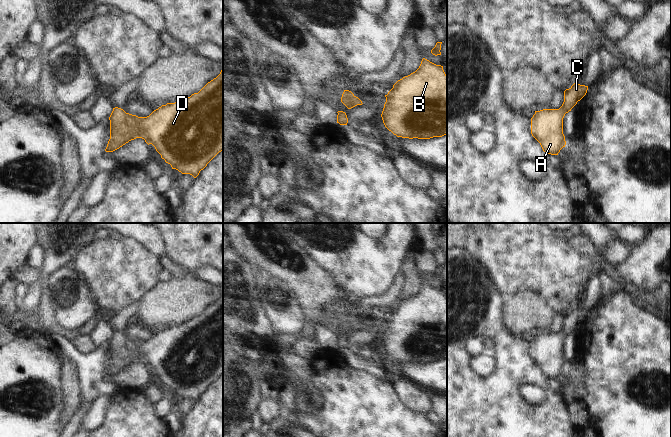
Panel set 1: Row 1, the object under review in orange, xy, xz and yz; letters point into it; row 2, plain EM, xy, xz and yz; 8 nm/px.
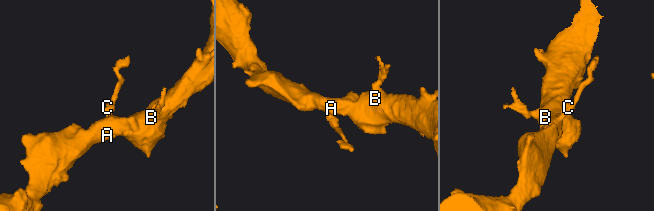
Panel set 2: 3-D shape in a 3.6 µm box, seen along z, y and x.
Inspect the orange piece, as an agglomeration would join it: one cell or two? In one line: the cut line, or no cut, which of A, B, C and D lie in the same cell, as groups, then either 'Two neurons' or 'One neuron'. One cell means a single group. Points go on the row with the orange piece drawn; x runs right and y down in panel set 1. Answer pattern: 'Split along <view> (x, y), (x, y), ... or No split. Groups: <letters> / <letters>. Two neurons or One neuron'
No split. Groups: A B C D. One neuron.

